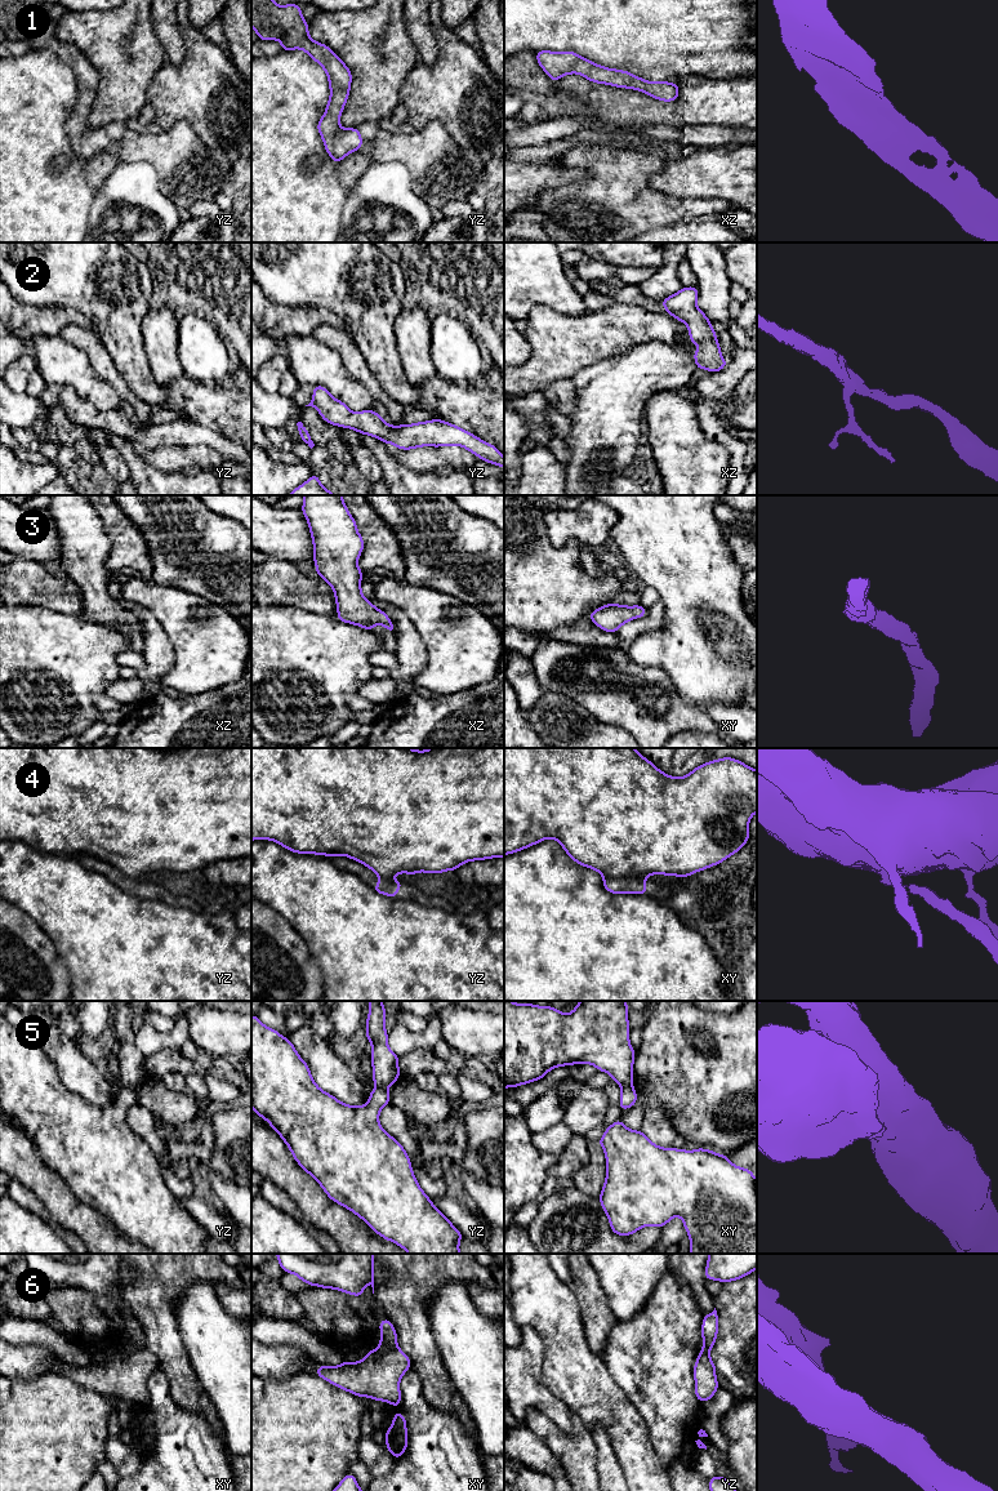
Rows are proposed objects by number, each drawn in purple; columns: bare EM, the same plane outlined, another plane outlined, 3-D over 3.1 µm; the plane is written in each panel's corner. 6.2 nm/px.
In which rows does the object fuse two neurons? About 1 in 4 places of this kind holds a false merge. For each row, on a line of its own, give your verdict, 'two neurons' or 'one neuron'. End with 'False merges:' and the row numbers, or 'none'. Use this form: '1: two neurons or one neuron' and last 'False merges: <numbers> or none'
1: one neuron
2: one neuron
3: one neuron
4: two neurons
5: two neurons
6: two neurons
False merges: 4, 5, 6

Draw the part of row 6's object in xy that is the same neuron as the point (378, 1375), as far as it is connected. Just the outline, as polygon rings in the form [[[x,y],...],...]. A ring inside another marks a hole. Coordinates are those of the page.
[[[396,1347],[371,1349],[358,1362],[344,1361],[334,1367],[321,1365],[315,1374],[360,1398],[369,1397],[398,1407],[401,1402],[400,1380],[410,1367],[409,1357]]]

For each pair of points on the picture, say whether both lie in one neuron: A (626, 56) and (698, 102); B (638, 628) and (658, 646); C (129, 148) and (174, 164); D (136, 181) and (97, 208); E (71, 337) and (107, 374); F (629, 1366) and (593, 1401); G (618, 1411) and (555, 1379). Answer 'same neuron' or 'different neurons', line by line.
A: different neurons
B: different neurons
C: same neuron
D: same neuron
E: same neuron
F: different neurons
G: same neuron

